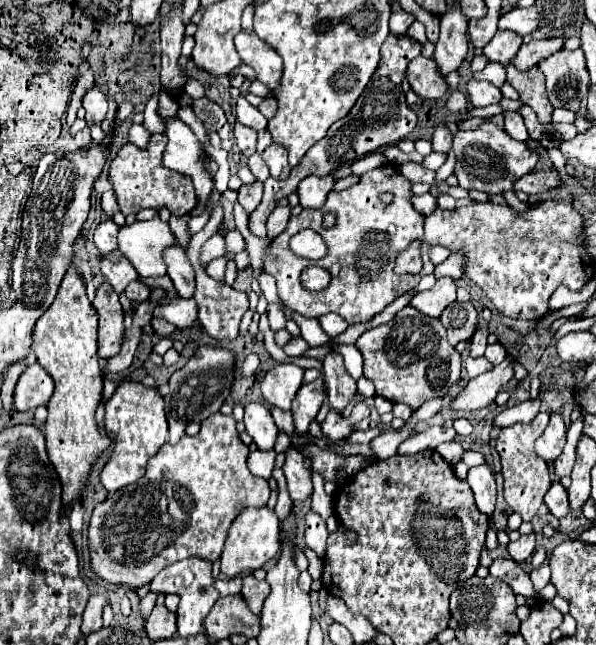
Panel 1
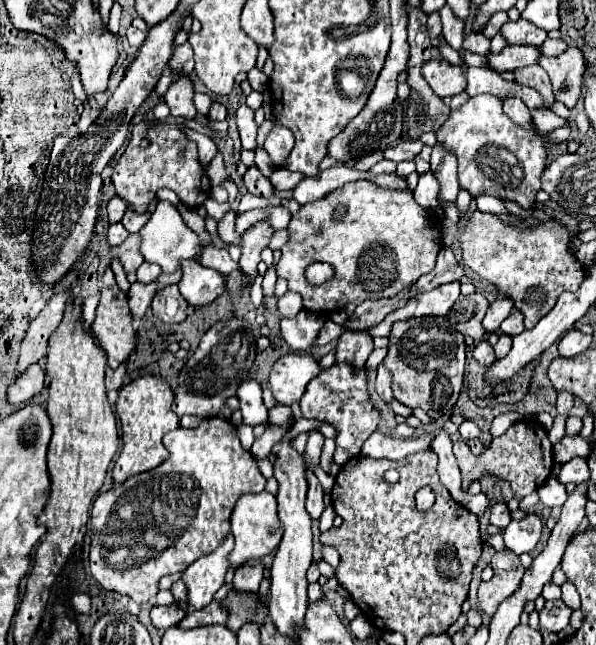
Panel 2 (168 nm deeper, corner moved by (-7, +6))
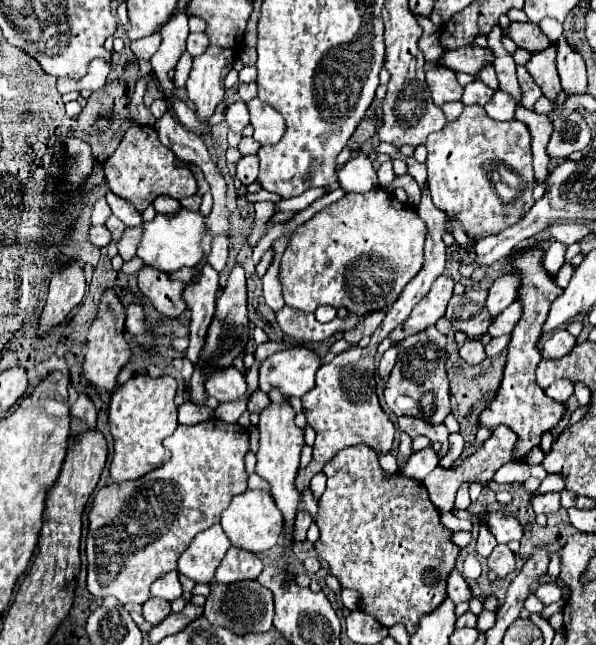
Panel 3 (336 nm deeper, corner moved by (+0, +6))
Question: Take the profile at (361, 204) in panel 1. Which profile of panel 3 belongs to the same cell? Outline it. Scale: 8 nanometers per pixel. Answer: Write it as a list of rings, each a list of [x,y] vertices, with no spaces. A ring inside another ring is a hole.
[[[373,187],[367,193],[347,193],[291,235],[279,271],[283,299],[305,313],[313,313],[319,305],[345,307],[353,315],[385,309],[419,273],[425,235],[417,211],[399,203],[389,191]]]

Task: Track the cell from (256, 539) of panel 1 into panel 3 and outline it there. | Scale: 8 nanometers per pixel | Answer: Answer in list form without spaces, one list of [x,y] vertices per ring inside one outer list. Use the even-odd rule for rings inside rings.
[[[247,489],[245,493],[235,495],[231,505],[223,511],[221,527],[235,547],[247,549],[253,553],[261,553],[261,551],[269,551],[273,545],[277,545],[277,539],[283,529],[283,517],[281,517],[281,511],[277,509],[273,497],[269,497],[267,491]]]

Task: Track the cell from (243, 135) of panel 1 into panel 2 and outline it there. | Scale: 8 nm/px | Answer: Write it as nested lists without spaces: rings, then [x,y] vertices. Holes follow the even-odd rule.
[[[240,105],[236,109],[236,125],[240,131],[240,139],[242,139],[242,147],[244,149],[256,149],[256,131],[258,125],[254,121],[254,111],[246,105]]]

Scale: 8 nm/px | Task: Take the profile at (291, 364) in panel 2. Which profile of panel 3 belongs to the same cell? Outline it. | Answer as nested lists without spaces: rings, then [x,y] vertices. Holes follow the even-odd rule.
[[[295,347],[289,351],[279,351],[271,357],[267,357],[261,365],[259,365],[259,387],[261,391],[269,393],[269,389],[277,387],[285,397],[301,397],[307,391],[313,389],[315,385],[315,371],[319,369],[321,359],[315,351],[307,349],[307,347]]]

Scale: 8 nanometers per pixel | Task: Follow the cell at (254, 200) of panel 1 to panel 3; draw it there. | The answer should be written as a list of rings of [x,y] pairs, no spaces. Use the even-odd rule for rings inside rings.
[[[245,155],[237,163],[237,179],[243,185],[251,185],[257,179],[259,173],[259,157],[257,155]]]

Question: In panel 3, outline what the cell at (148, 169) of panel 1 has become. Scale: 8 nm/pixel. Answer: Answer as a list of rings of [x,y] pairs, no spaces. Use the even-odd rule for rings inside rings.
[[[133,125],[127,129],[117,151],[105,161],[105,179],[109,189],[121,199],[133,203],[139,213],[143,213],[159,195],[181,199],[197,193],[197,181],[193,173],[187,167],[175,167],[175,155],[161,145],[157,131],[147,125]]]

